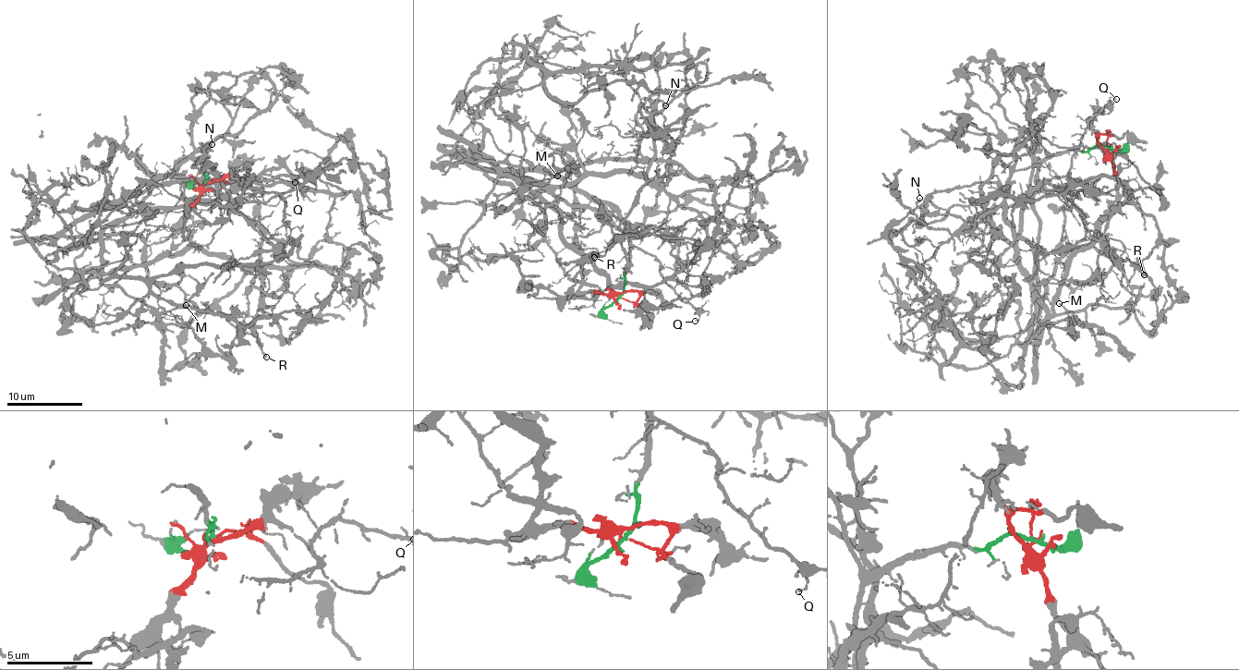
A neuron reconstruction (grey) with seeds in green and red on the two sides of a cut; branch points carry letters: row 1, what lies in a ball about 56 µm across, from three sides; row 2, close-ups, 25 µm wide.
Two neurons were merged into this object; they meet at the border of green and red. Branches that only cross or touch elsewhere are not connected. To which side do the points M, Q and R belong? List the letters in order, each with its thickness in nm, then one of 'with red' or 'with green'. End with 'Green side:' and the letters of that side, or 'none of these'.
M: 150 nm | with red
Q: 110 nm | with green
R: 220 nm | with red
Green side: Q

